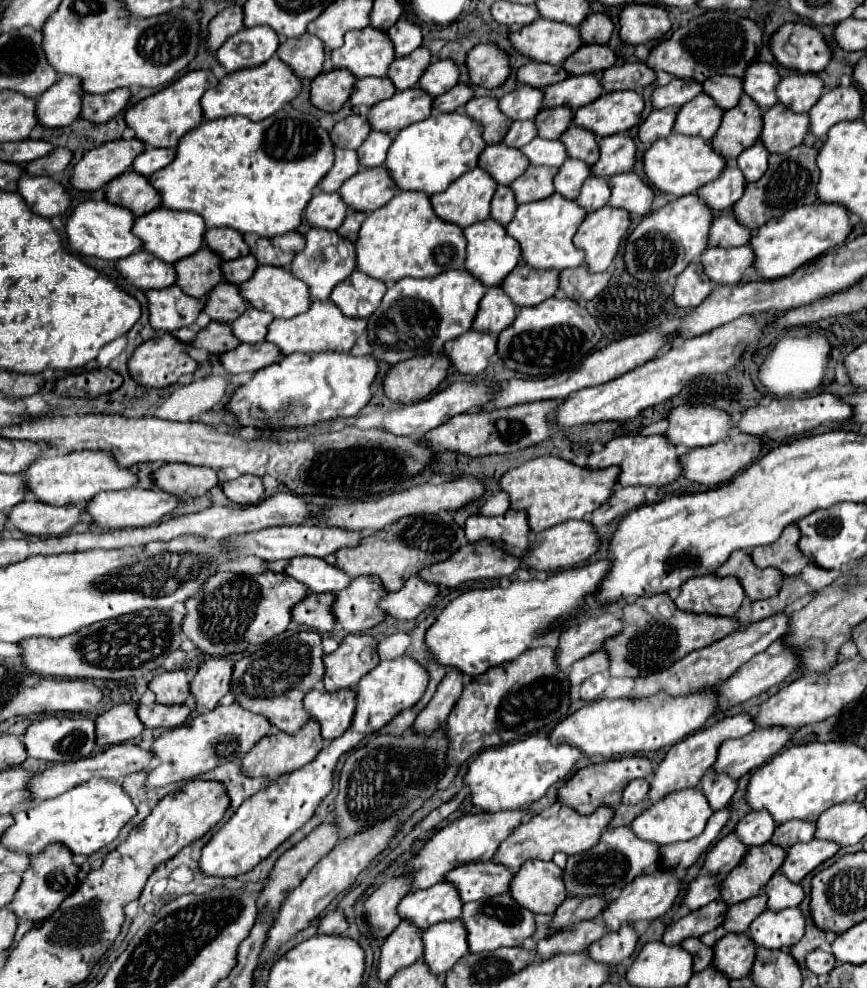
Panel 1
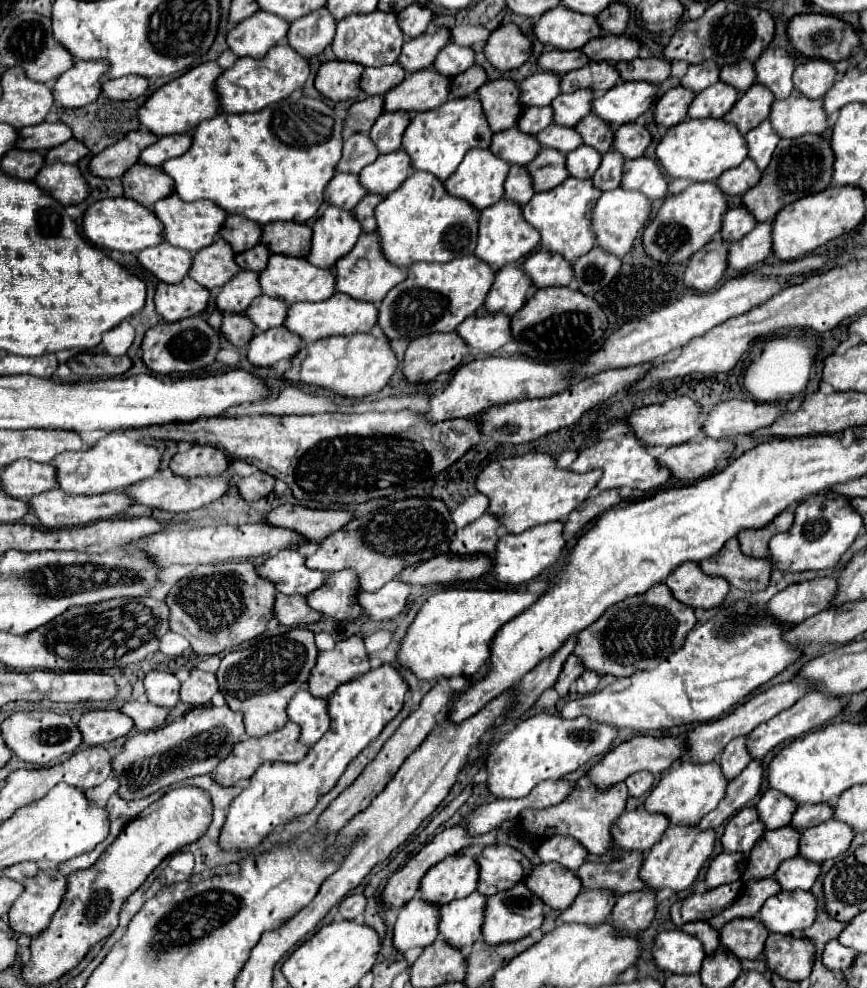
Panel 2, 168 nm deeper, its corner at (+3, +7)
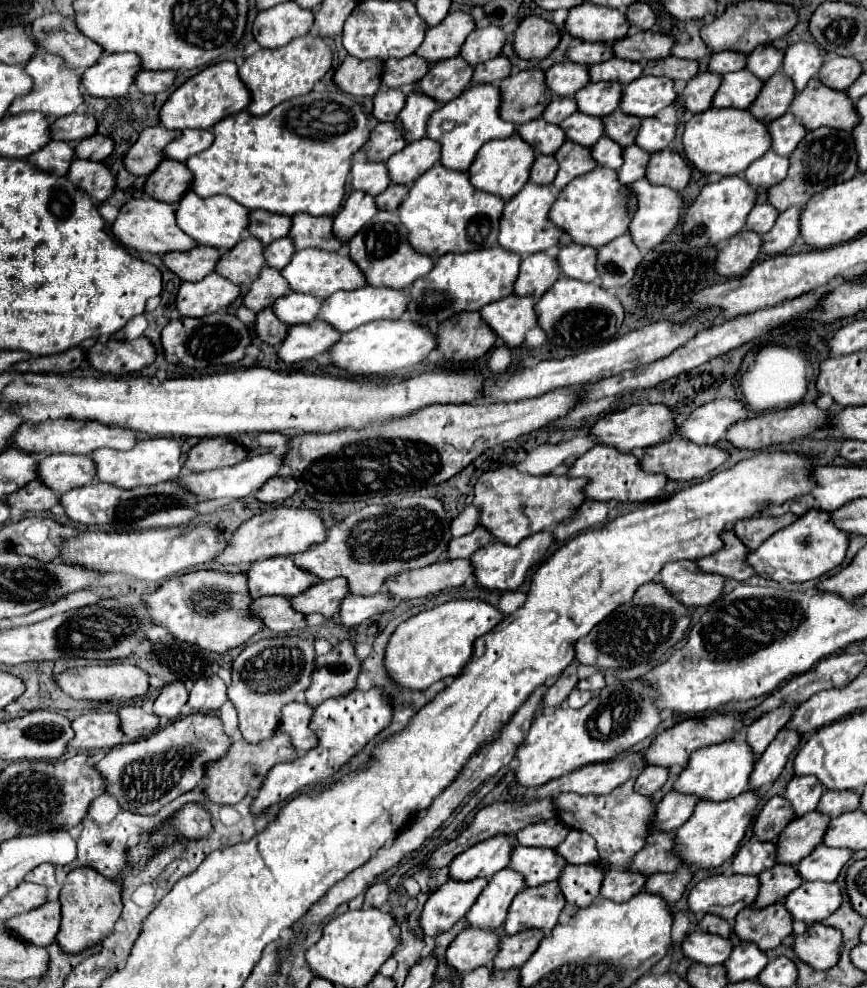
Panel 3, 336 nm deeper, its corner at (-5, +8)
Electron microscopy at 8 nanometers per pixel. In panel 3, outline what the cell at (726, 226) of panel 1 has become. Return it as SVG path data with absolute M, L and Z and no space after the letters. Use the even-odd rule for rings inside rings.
M755 204L753 210L747 216L747 224L745 228L757 232L757 234L765 234L773 228L773 222L777 220L777 210L773 210L773 206L769 204Z

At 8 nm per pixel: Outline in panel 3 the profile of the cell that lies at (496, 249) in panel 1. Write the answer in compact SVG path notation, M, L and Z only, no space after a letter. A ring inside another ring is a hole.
M527 182L521 188L521 192L515 194L503 208L501 224L499 224L499 246L509 252L515 252L519 256L545 252L545 250L553 248L563 234L561 228L553 226L547 220L547 214L551 210L553 202L555 202L555 194L553 194L551 186L537 186L537 184Z

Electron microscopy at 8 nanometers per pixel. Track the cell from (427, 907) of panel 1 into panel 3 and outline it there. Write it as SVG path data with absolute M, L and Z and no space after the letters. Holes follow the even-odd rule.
M493 836L475 844L467 852L453 858L449 864L449 878L455 882L471 882L475 878L493 878L509 864L515 836Z

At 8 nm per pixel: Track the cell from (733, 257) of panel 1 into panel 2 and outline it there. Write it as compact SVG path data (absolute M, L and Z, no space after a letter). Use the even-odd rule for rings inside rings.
M763 221L741 241L731 243L729 267L733 267L735 271L751 269L757 263L763 263L771 255L771 251L773 251L771 221Z

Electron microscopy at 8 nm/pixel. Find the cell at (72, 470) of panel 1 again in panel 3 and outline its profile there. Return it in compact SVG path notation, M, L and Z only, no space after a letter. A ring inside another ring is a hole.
M143 438L131 450L119 452L109 448L99 448L89 454L97 468L97 482L111 484L121 490L131 490L137 486L153 486L159 482L167 482L179 476L181 470L181 446L175 438Z

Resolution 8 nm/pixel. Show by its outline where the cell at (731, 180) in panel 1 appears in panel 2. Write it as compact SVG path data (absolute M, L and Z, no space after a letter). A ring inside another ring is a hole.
M745 159L741 165L725 171L717 185L725 195L743 195L747 189L755 187L755 183L761 179L759 167L753 163L753 159Z

